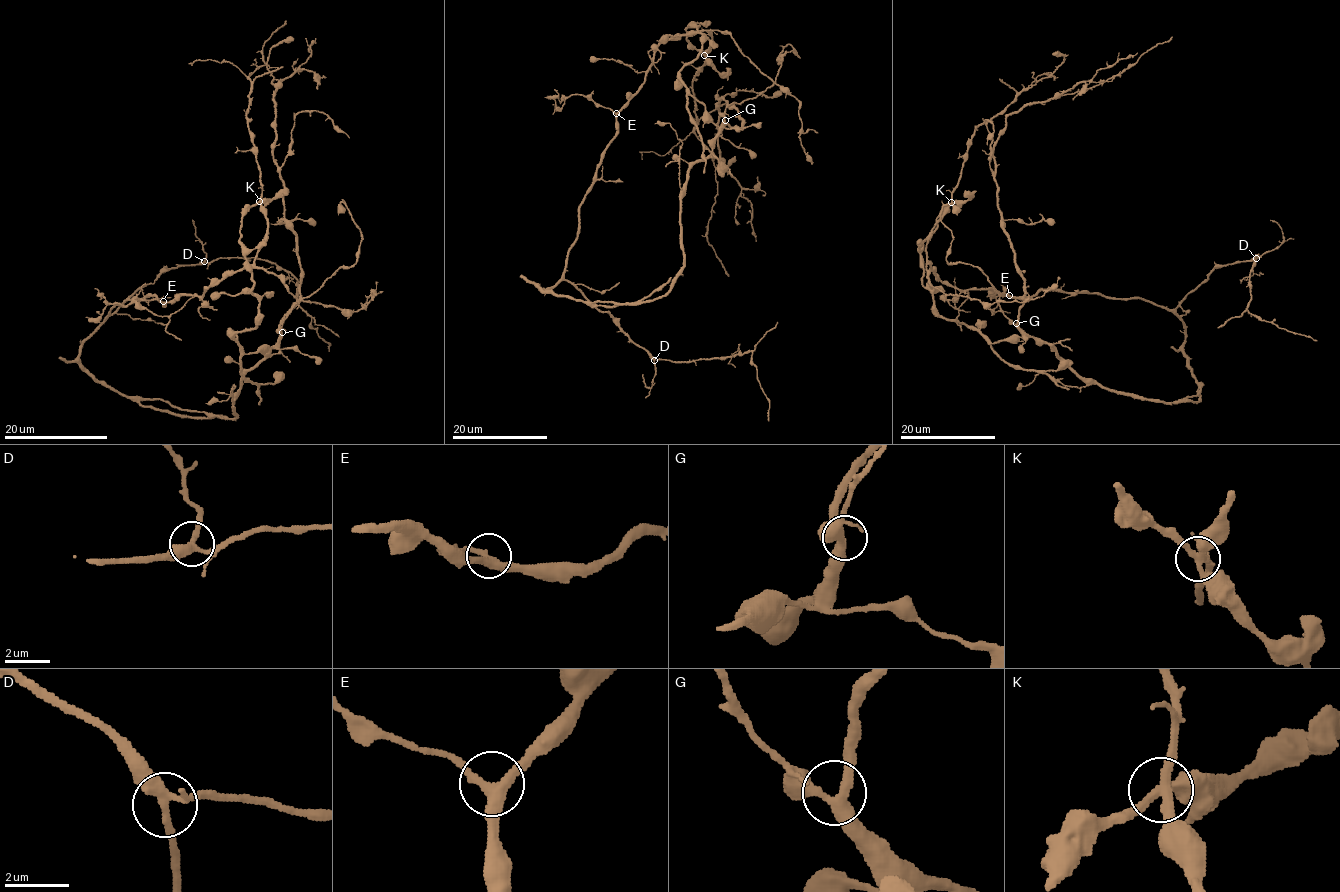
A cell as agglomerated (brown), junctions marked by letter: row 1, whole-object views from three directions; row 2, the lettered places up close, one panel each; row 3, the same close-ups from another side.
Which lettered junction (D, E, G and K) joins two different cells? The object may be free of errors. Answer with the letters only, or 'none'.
none

